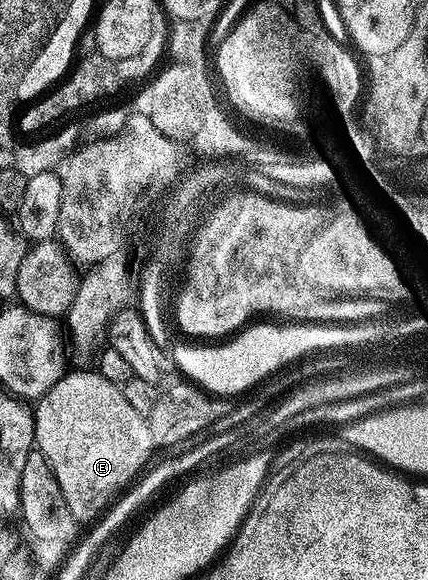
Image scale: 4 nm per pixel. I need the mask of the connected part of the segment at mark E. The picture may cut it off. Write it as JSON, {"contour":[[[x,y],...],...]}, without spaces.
{"contour":[[[96,370],[67,371],[56,382],[56,386],[48,389],[41,400],[37,401],[33,414],[37,451],[44,454],[48,466],[56,474],[56,482],[60,482],[64,502],[68,502],[72,518],[82,526],[97,521],[115,497],[138,480],[140,473],[147,467],[146,459],[150,452],[155,451],[152,434],[148,434],[146,417],[136,414],[136,410],[128,406],[119,385],[108,382],[108,378],[104,378]]]}

